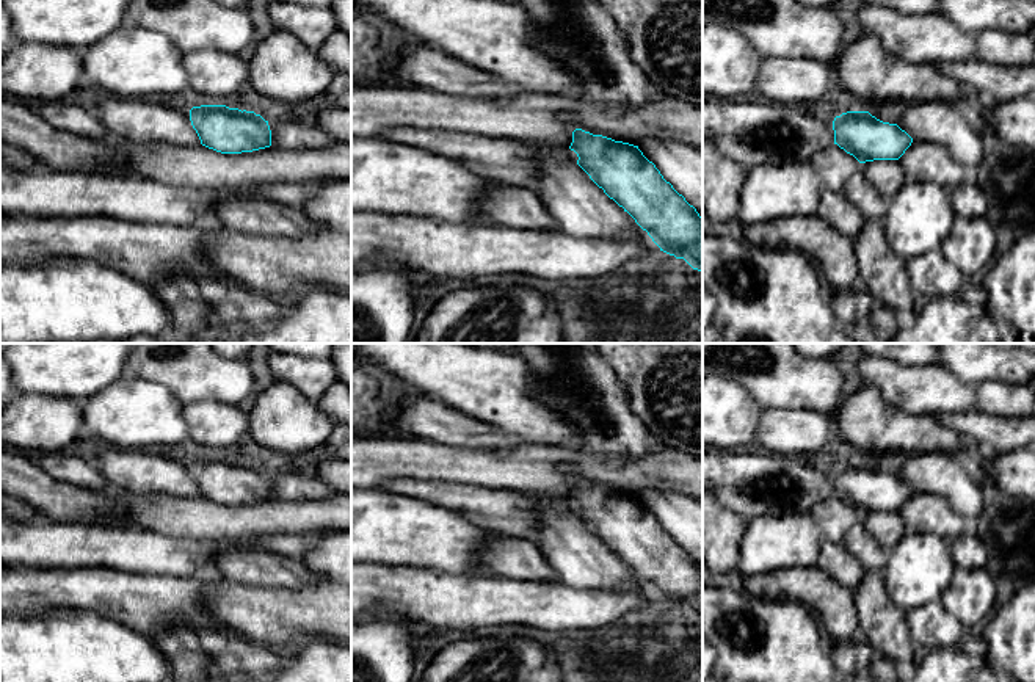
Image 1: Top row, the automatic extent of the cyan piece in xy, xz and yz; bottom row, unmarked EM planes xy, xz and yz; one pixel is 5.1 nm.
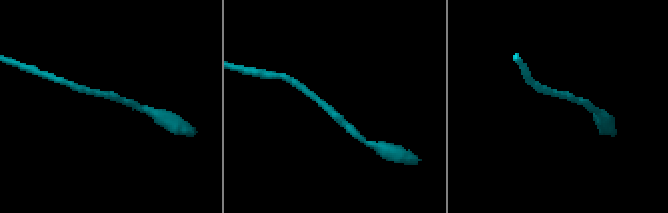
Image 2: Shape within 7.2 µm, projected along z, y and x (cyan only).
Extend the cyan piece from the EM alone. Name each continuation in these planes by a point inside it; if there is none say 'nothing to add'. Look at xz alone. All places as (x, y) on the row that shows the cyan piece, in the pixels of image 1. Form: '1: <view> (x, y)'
nothing to add

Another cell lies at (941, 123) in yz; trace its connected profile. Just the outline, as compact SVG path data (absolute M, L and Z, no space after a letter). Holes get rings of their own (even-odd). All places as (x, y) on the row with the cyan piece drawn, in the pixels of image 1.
M908 103L899 127L905 130L913 141L942 144L969 172L974 172L985 158L982 135L979 135L950 103Z

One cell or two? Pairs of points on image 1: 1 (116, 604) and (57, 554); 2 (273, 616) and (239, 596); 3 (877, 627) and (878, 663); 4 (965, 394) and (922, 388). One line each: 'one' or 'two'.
1: two
2: one
3: two
4: one

